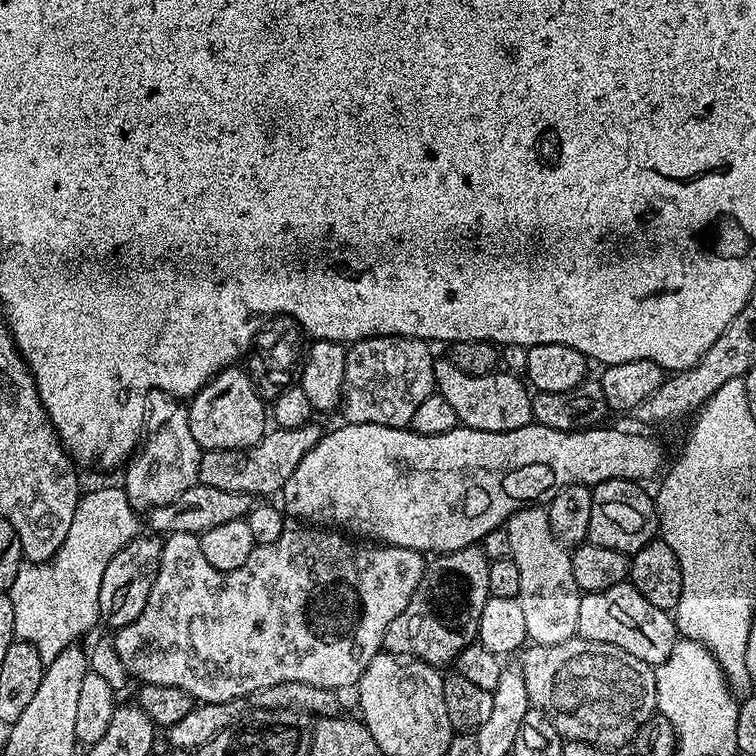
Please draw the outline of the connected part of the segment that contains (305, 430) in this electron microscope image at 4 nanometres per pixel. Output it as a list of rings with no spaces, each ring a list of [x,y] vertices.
[[[309,422],[298,428],[273,427],[265,431],[259,444],[248,449],[207,449],[200,457],[199,483],[214,486],[214,490],[245,492],[253,498],[272,498],[275,492],[276,495],[283,493],[286,482],[290,482],[290,474],[294,474],[294,470],[298,470],[298,462],[302,462],[302,458],[306,458],[306,454],[314,450],[321,435],[322,428],[319,428],[316,422]]]

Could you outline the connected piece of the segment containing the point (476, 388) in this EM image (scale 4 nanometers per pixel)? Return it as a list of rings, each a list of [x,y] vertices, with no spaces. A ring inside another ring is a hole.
[[[448,358],[434,359],[436,392],[454,410],[457,421],[465,428],[487,432],[509,432],[533,423],[532,397],[529,385],[507,370],[495,370],[481,376],[471,376],[453,366]]]

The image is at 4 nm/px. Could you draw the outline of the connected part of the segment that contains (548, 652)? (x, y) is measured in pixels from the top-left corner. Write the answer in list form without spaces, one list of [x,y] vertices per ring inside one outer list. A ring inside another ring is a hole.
[[[573,638],[557,644],[532,644],[523,649],[523,656],[528,703],[544,712],[565,741],[577,740],[599,748],[619,750],[623,744],[624,747],[631,745],[637,730],[651,716],[657,715],[655,667],[642,662],[642,658],[634,658],[634,654],[626,654],[626,650],[618,650],[618,646]]]

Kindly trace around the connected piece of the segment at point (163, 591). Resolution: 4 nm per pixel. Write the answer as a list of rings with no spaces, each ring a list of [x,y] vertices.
[[[288,526],[288,527],[285,527],[285,529],[284,529],[284,532],[283,532],[283,534],[281,534],[281,535],[280,535],[280,537],[279,537],[279,538],[278,538],[278,542],[270,542],[270,543],[269,543],[269,544],[258,544],[258,545],[257,545],[257,546],[256,546],[256,549],[255,549],[255,550],[253,550],[253,551],[252,551],[252,553],[251,553],[251,554],[250,554],[250,558],[246,558],[246,566],[242,566],[242,567],[241,567],[241,568],[239,568],[239,569],[238,569],[238,570],[230,570],[230,571],[229,571],[229,572],[219,572],[219,571],[218,571],[218,570],[214,570],[214,566],[210,566],[210,562],[206,562],[206,557],[204,557],[204,556],[203,556],[203,554],[202,554],[202,546],[201,546],[201,545],[200,545],[200,538],[199,538],[199,535],[197,535],[197,533],[194,533],[194,532],[174,532],[174,533],[171,533],[171,535],[169,535],[169,536],[168,536],[168,537],[167,537],[167,539],[165,539],[165,540],[164,540],[164,541],[163,541],[163,544],[162,544],[162,558],[161,558],[161,559],[160,559],[160,565],[159,565],[159,566],[158,566],[158,578],[157,578],[157,579],[156,579],[156,581],[155,581],[155,582],[154,582],[154,590],[150,590],[150,598],[149,598],[149,599],[148,599],[148,601],[147,601],[147,602],[146,602],[146,610],[142,610],[142,614],[138,614],[138,618],[134,618],[134,622],[130,622],[130,626],[126,626],[126,627],[125,627],[125,628],[121,628],[121,629],[119,629],[119,631],[117,631],[117,632],[116,632],[116,633],[115,633],[115,636],[114,636],[114,645],[115,645],[115,648],[116,648],[116,652],[117,652],[117,654],[118,654],[118,658],[120,658],[120,659],[121,659],[121,662],[122,662],[122,666],[124,666],[124,667],[125,667],[125,670],[126,670],[126,672],[127,672],[127,675],[128,675],[128,676],[129,676],[129,677],[132,677],[132,678],[134,678],[134,676],[137,676],[137,678],[138,678],[138,679],[137,679],[137,681],[139,681],[139,683],[140,683],[140,684],[157,684],[157,685],[158,685],[158,686],[174,686],[174,687],[175,687],[175,688],[180,688],[180,689],[182,689],[182,691],[184,691],[184,692],[188,692],[188,693],[189,693],[189,694],[191,694],[191,696],[192,696],[192,698],[193,698],[193,701],[196,701],[196,702],[199,702],[199,703],[201,703],[201,704],[213,704],[213,703],[214,703],[214,702],[230,702],[230,701],[231,701],[231,700],[244,700],[244,699],[245,699],[245,698],[248,698],[248,697],[251,697],[251,695],[252,695],[252,693],[253,693],[253,692],[257,692],[257,691],[258,691],[258,690],[262,690],[262,689],[263,689],[263,688],[265,688],[265,687],[266,687],[266,686],[278,686],[278,685],[279,685],[279,684],[281,684],[281,683],[282,683],[282,682],[306,682],[306,683],[307,683],[307,684],[309,684],[309,685],[310,685],[310,686],[318,686],[318,687],[319,687],[319,688],[331,688],[331,689],[333,689],[333,690],[341,690],[341,689],[340,689],[340,688],[348,688],[348,687],[350,687],[350,686],[351,686],[351,684],[352,684],[352,687],[353,687],[353,686],[356,686],[356,685],[359,685],[359,683],[360,683],[360,679],[361,679],[361,678],[362,678],[362,674],[363,674],[363,673],[364,673],[364,671],[365,671],[365,670],[366,670],[366,666],[370,666],[370,662],[371,662],[371,661],[372,661],[372,660],[373,660],[373,658],[374,658],[374,657],[376,657],[376,656],[379,656],[379,655],[381,655],[381,652],[382,652],[382,649],[383,649],[383,648],[384,648],[384,635],[385,635],[385,634],[386,634],[386,630],[387,630],[387,629],[388,629],[388,627],[389,627],[389,626],[390,626],[390,622],[394,622],[394,618],[398,618],[398,614],[402,614],[402,610],[406,610],[406,606],[407,606],[407,605],[408,605],[408,603],[409,603],[409,602],[410,602],[410,598],[414,598],[414,590],[418,590],[418,582],[422,582],[422,574],[423,574],[423,573],[424,573],[424,569],[425,569],[425,567],[426,567],[426,556],[425,556],[425,553],[423,553],[423,552],[415,552],[415,551],[414,551],[414,550],[410,550],[410,549],[409,549],[409,548],[397,548],[397,547],[395,547],[395,546],[368,546],[368,547],[372,547],[372,548],[363,548],[363,546],[362,546],[362,545],[360,545],[360,544],[351,544],[351,542],[350,542],[350,541],[348,541],[348,540],[351,540],[351,539],[349,539],[349,537],[348,537],[348,536],[347,536],[347,535],[344,535],[344,534],[341,534],[341,533],[340,533],[340,532],[339,532],[339,531],[336,531],[336,530],[325,530],[325,529],[324,529],[324,528],[323,528],[323,527],[320,527],[320,526],[296,526],[296,527],[300,527],[300,528],[292,528],[292,526]]]

